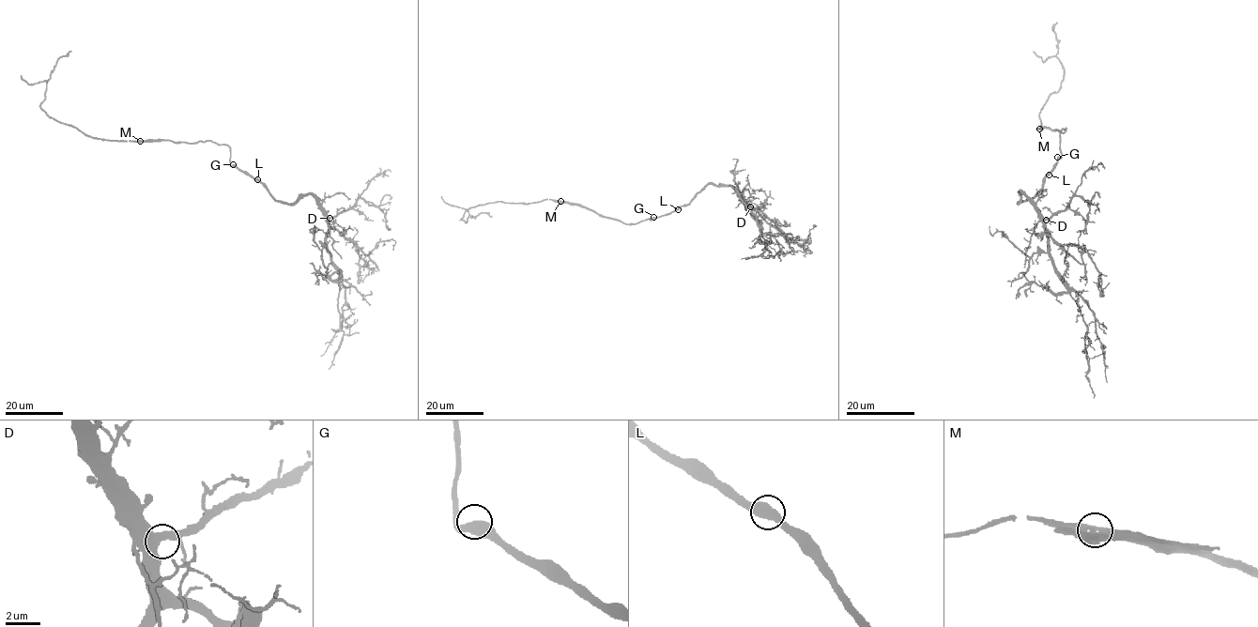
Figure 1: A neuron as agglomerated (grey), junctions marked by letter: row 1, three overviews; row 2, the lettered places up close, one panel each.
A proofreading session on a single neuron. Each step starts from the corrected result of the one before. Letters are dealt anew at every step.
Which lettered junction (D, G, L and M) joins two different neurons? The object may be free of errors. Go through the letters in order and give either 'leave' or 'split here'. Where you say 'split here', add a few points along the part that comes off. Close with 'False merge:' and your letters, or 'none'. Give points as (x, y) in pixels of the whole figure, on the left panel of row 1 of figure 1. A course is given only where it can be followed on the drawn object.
D: leave
G: leave
L: leave
M: split here; course (140, 141), (101, 140), (85, 135), (50, 116), (40, 107), (56, 61), (71, 51)
False merge: M

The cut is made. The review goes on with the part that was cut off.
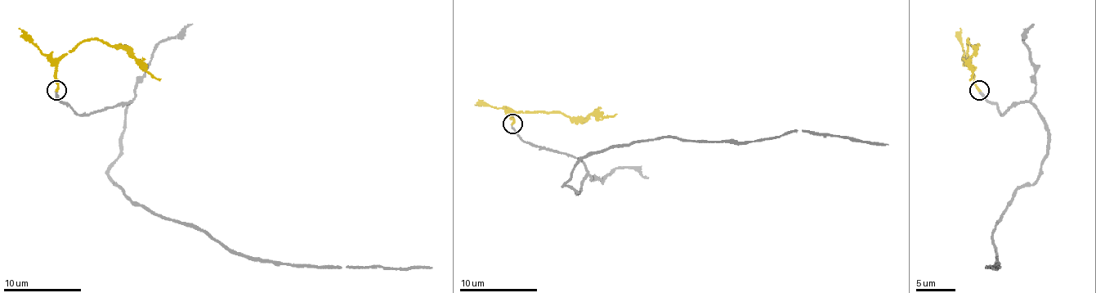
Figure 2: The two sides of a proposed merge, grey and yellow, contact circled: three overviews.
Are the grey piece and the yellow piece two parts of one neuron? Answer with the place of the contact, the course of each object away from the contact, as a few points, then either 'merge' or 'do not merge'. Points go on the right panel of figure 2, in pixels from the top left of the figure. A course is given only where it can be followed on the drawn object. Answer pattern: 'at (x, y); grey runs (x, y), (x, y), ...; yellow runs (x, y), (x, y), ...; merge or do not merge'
at (979, 90); grey runs (979, 91), (1001, 114), (1028, 102), (1048, 132), (1040, 175), (995, 226), (997, 264), (986, 267), (1001, 268); yellow runs (979, 91), (976, 85), (973, 69), (968, 63), (968, 40), (972, 46), (970, 79); merge

